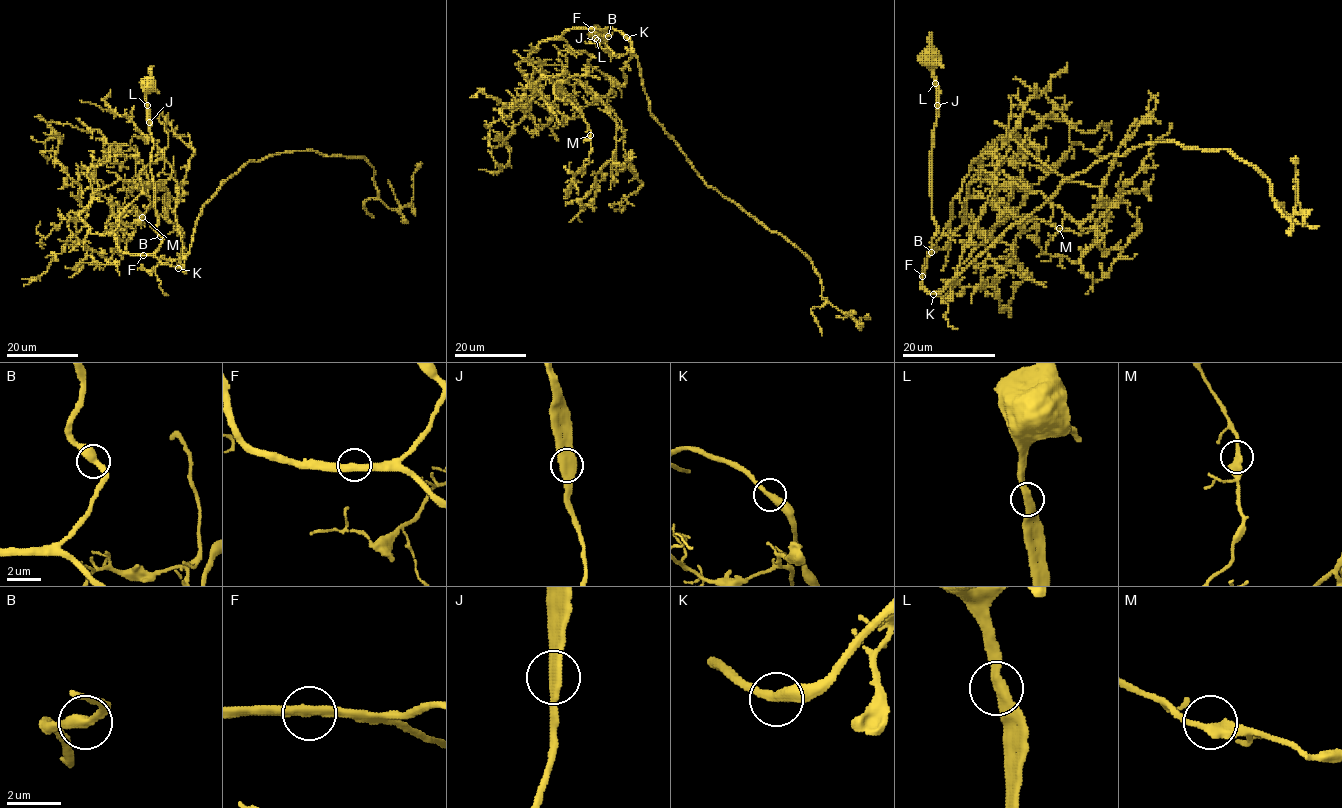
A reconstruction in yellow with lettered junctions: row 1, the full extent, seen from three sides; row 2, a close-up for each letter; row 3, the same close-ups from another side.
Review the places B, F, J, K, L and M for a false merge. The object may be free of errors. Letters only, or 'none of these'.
none of these

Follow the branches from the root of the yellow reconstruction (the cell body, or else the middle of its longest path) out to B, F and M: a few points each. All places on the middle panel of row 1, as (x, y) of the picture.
B: (597, 33), (596, 40), (601, 37), (598, 36), (602, 35), (606, 40), (604, 36), (608, 36)
F: (597, 33), (596, 40), (602, 35), (606, 40), (604, 36), (610, 34), (591, 28)
M: (597, 33), (596, 40), (610, 34), (570, 28), (542, 40), (528, 58), (541, 64), (580, 113), (590, 135)

